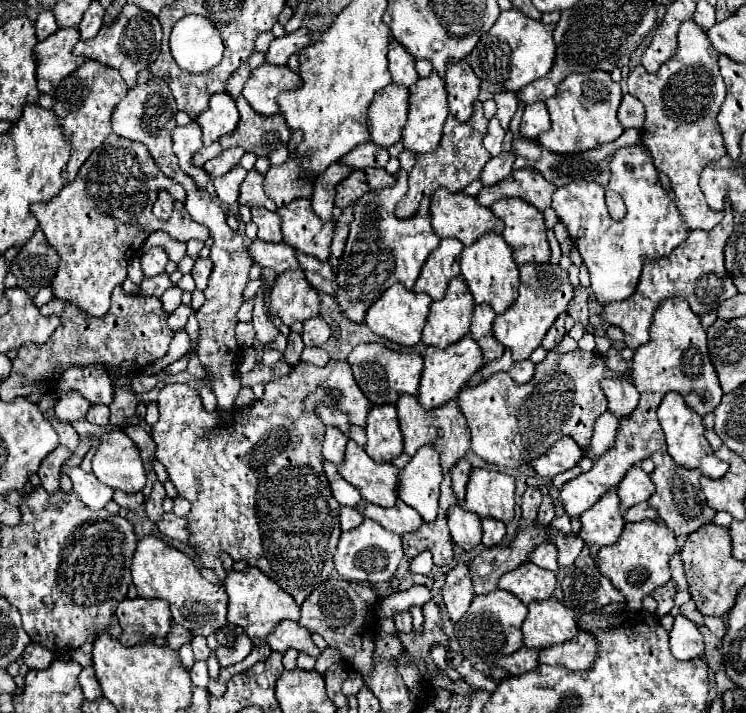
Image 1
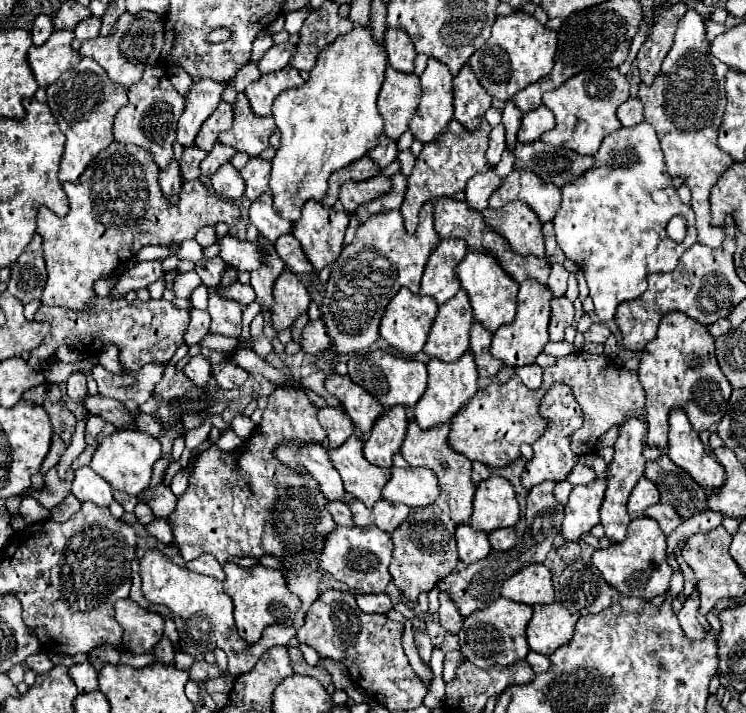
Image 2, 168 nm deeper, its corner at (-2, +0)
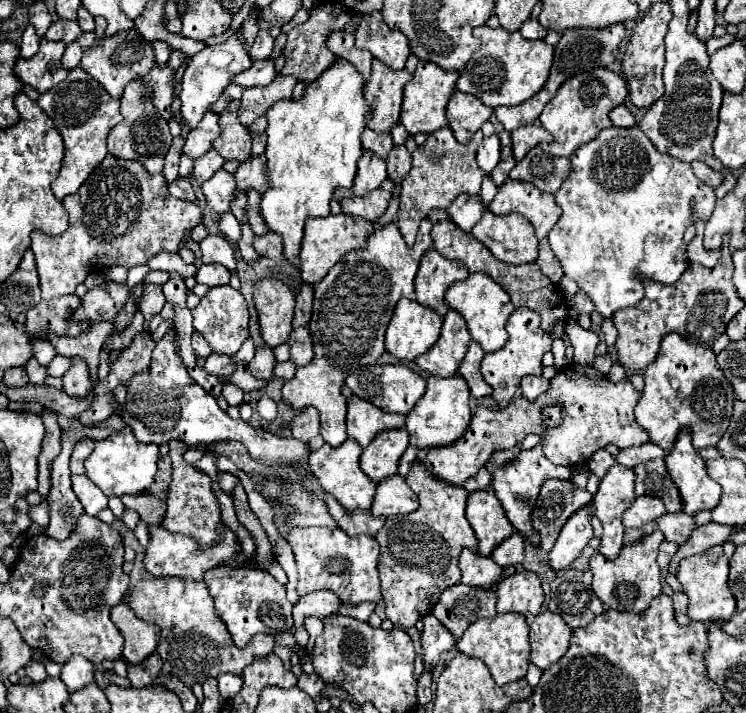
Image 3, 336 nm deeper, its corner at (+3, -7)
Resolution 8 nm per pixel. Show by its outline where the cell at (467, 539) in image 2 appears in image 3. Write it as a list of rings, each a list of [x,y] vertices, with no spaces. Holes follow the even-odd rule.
[[[464,549],[460,555],[460,569],[462,569],[460,583],[476,589],[492,589],[502,577],[502,569],[490,557],[482,557],[468,549]]]

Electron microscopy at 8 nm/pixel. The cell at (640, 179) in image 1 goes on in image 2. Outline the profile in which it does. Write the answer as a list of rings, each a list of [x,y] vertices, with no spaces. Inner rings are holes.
[[[647,122],[611,132],[595,154],[595,166],[585,172],[585,176],[565,184],[561,188],[561,194],[561,206],[553,218],[557,244],[561,246],[565,256],[585,272],[589,294],[593,298],[595,314],[599,316],[599,320],[611,320],[615,316],[617,304],[639,298],[647,290],[649,272],[671,272],[677,266],[681,254],[697,242],[695,214],[687,204],[679,200],[677,190],[671,186],[671,176],[665,172],[657,134]],[[677,214],[687,218],[687,238],[683,240],[683,244],[673,242],[665,232],[667,222]]]

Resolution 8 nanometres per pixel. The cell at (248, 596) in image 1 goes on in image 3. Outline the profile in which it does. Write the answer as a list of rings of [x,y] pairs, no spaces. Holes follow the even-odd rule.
[[[222,565],[210,569],[204,575],[204,583],[208,585],[210,595],[214,597],[216,615],[224,621],[236,647],[244,647],[256,633],[278,635],[294,625],[292,603],[286,599],[286,587],[280,585],[270,573],[262,569]]]

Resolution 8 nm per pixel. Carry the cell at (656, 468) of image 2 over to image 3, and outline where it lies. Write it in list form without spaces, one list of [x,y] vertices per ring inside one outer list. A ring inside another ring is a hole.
[[[654,459],[642,465],[634,467],[636,473],[636,495],[650,495],[658,497],[666,503],[668,513],[680,511],[680,493],[676,491],[676,485],[672,483],[664,459]]]

